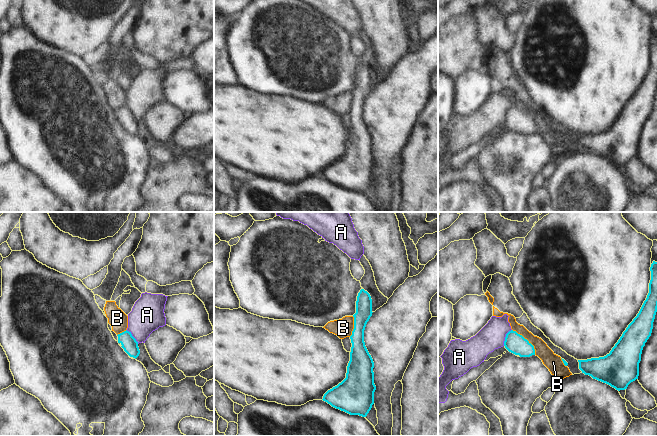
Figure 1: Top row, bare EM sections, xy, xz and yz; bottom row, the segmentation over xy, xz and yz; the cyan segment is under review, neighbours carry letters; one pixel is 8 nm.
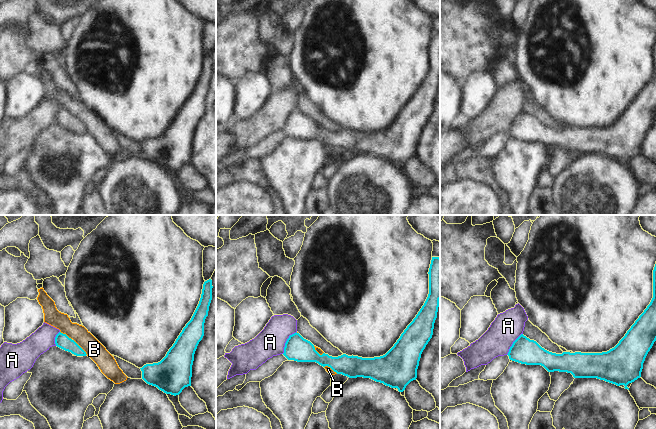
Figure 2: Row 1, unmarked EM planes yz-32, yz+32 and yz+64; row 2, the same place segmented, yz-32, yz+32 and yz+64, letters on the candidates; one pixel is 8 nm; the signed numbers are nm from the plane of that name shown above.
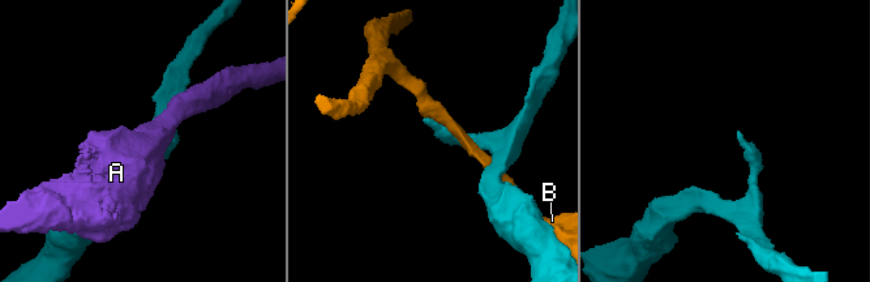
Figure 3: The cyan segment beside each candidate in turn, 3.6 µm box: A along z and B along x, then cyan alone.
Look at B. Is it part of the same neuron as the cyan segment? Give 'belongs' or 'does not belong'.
does not belong

